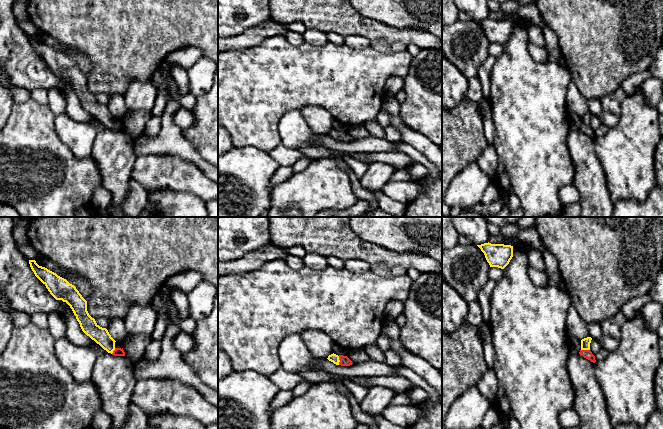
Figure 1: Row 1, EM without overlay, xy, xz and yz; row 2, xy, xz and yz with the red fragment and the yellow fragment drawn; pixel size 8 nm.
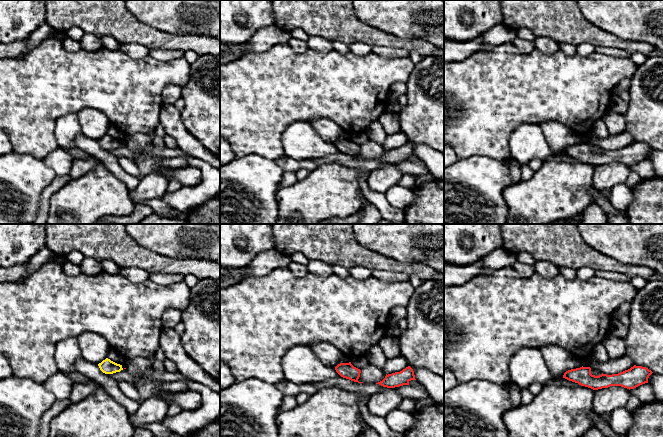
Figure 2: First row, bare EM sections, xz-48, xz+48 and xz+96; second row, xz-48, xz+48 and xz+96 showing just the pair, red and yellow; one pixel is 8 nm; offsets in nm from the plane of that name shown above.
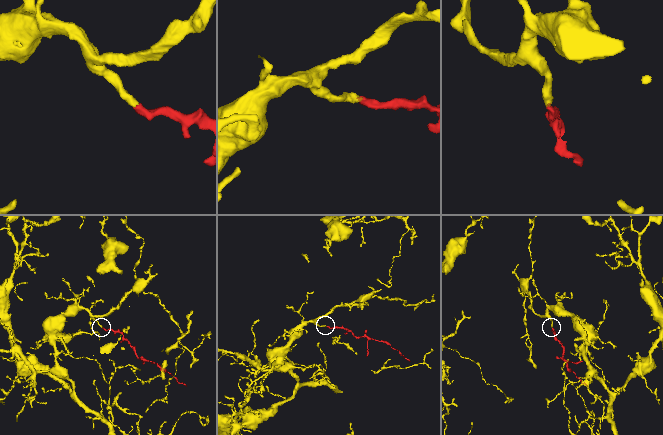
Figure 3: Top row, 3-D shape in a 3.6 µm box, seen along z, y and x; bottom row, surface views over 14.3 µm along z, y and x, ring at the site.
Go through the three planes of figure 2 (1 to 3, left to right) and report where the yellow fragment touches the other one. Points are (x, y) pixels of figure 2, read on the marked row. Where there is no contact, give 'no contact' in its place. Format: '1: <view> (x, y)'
1: no contact
2: no contact
3: no contact

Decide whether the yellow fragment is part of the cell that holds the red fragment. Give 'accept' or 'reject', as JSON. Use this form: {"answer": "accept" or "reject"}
{"answer": "accept"}

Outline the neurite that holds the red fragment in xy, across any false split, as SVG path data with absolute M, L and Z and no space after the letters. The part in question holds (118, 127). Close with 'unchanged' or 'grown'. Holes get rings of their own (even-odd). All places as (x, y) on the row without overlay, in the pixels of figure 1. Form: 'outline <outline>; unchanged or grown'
outline M29 36L30 43L35 52L46 62L56 76L66 78L72 85L82 107L99 120L108 129L114 132L125 132L123 124L115 123L115 116L106 104L100 103L87 87L87 77L82 73L76 63L66 55L45 43L39 42L35 36Z; grown

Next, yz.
outline M587 113L581 116L581 126L579 130L584 134L590 136L591 138L595 139L596 138L595 132L590 127L591 116L592 116L591 113Z; grown

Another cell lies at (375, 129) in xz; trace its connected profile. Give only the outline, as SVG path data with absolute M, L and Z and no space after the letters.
M377 119L371 120L365 124L366 128L371 135L382 138L384 135L384 129L378 123Z

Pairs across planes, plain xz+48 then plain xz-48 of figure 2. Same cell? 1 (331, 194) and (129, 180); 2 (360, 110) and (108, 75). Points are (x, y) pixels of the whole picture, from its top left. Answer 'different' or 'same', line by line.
1: different
2: same

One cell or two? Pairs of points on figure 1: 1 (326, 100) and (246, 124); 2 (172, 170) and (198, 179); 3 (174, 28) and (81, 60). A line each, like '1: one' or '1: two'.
1: one
2: one
3: two

